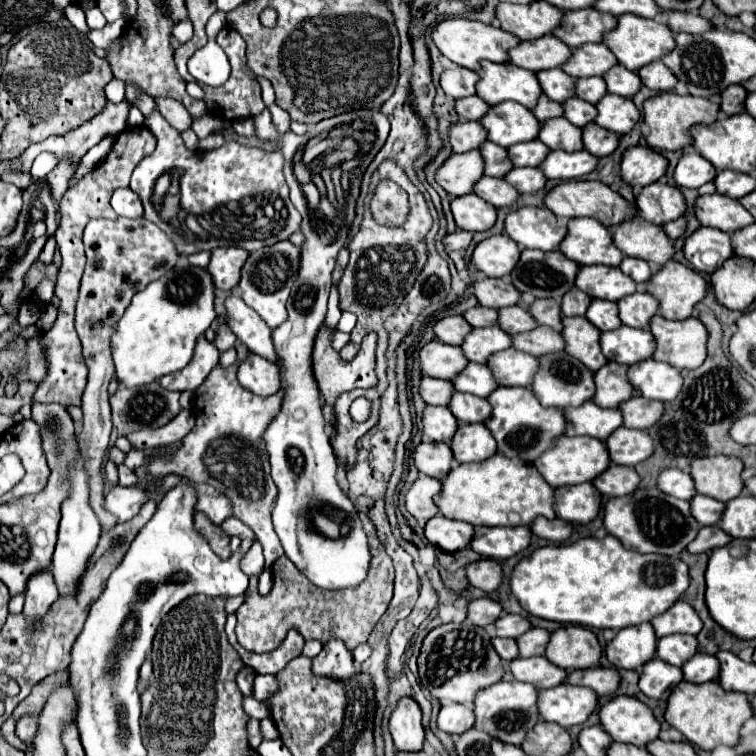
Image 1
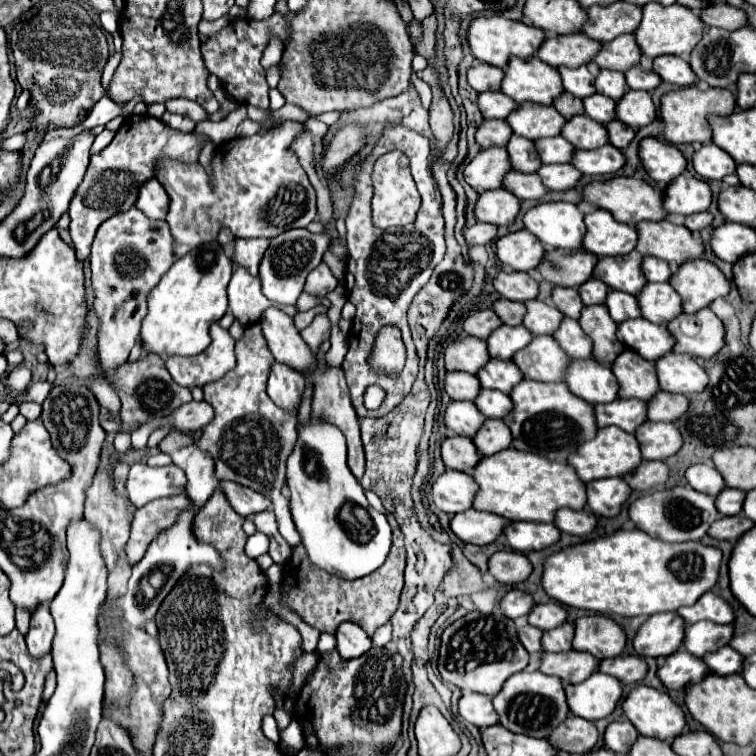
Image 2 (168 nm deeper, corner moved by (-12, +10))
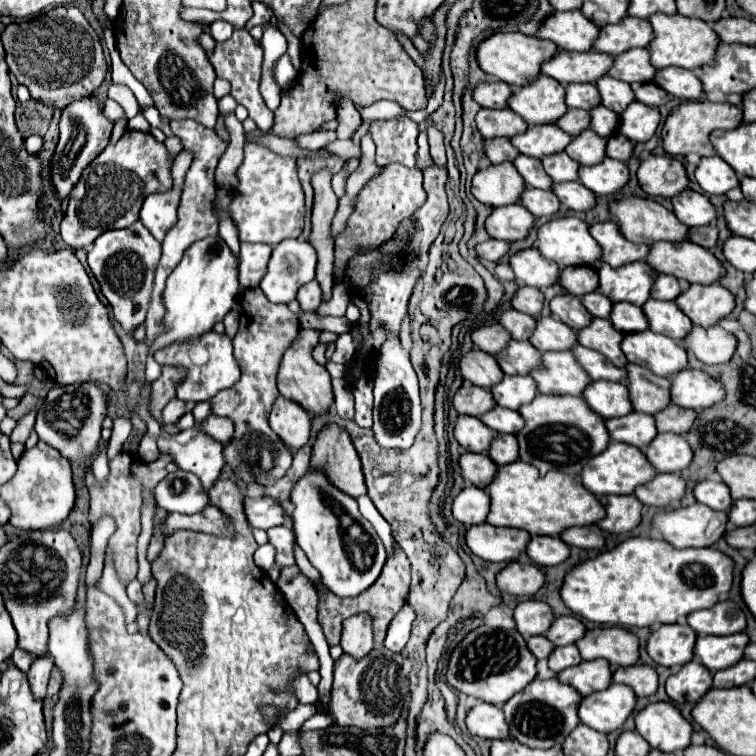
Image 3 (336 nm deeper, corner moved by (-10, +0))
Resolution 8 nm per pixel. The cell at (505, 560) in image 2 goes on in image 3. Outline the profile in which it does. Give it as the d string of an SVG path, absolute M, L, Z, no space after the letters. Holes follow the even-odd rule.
M510 562L498 576L498 588L502 592L514 594L514 596L532 596L536 594L542 586L544 586L544 570L536 564L528 564L528 562Z

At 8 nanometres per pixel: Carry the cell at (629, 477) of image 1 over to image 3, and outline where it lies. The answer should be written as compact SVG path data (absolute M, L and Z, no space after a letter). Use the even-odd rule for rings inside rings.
M658 474L652 482L636 490L636 498L646 506L668 508L686 494L686 480L680 474Z

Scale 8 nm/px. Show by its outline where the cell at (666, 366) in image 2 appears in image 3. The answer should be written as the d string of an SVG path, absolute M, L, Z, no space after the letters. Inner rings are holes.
M686 368L672 378L672 402L682 408L710 408L714 404L720 404L724 396L726 390L722 384L718 384L718 380L712 376L706 376L702 370Z

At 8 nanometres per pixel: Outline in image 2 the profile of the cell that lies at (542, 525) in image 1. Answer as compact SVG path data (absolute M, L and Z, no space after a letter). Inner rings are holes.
M560 508L556 512L554 524L560 532L566 534L576 534L576 536L586 536L594 530L596 526L596 516L590 510L568 510L568 508Z

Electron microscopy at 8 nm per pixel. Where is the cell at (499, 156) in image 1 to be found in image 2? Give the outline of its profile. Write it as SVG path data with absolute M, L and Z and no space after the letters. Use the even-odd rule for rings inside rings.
M512 136L506 144L508 156L510 156L510 164L514 170L518 172L536 172L540 168L540 158L536 156L536 148L532 140L526 140L522 136Z

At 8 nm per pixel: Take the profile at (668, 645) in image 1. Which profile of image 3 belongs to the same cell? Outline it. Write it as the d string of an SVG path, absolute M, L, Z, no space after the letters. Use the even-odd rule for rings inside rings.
M748 634L732 636L698 636L694 656L710 670L718 672L738 664L744 658L744 648L750 642Z

